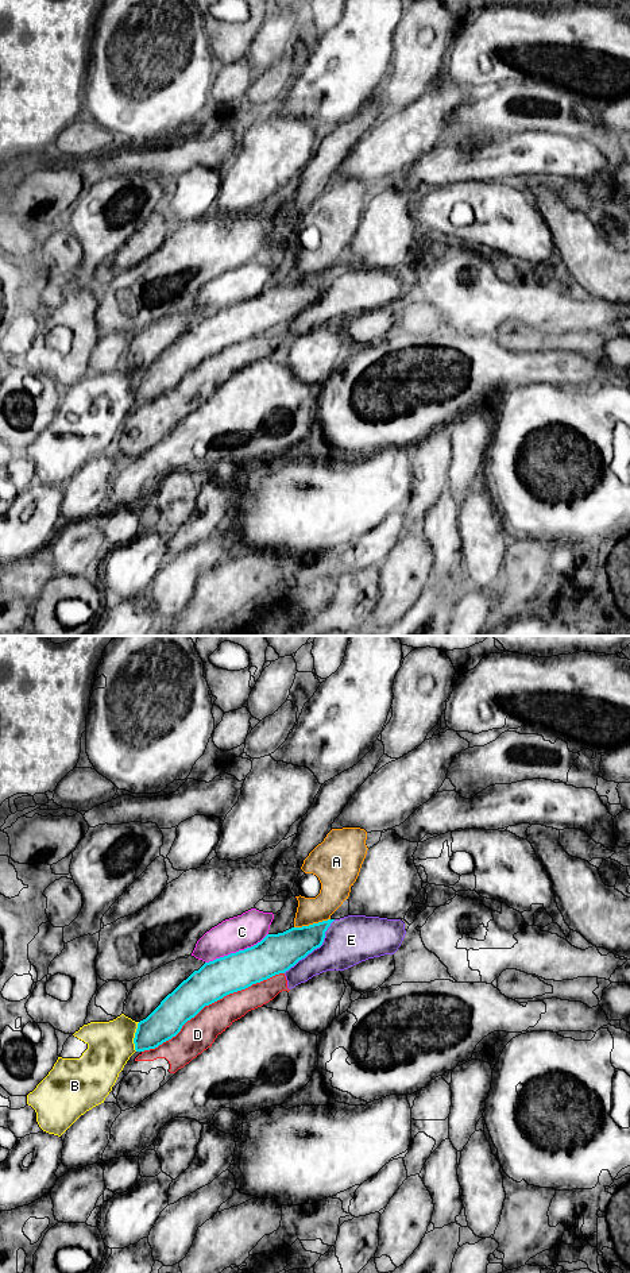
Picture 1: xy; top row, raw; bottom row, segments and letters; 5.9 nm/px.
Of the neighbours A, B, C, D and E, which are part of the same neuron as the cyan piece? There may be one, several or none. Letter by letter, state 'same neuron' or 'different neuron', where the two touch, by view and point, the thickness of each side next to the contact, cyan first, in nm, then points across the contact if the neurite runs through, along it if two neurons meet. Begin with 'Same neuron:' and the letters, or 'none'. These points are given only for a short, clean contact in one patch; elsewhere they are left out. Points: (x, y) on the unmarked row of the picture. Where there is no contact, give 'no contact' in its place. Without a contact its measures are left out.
Same neuron: none
A: different neuron; contact xy (313, 276); calibres 220 and 180 nm
B: different neuron; contact xy (135, 389); calibres 200 and 280 nm
C: different neuron; contact xy (236, 304); calibres 240 and 200 nm
D: different neuron; contact xy (212, 354); calibres 220 and 200 nm
E: different neuron; contact xy (314, 300); calibres 240 and 280 nm

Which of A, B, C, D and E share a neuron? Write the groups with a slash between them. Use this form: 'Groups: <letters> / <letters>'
Groups: A / B / C / D / E

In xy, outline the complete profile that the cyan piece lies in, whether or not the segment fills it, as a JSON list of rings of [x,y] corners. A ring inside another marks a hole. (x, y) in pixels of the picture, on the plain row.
[[[333,273],[267,286],[251,300],[205,315],[138,375],[135,402],[158,400],[175,389],[205,358],[285,325],[322,297],[325,283]]]

